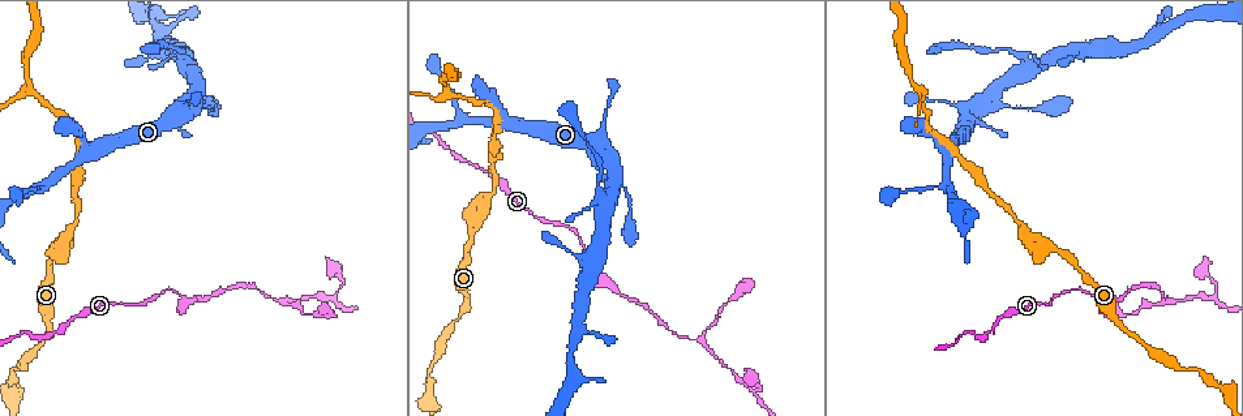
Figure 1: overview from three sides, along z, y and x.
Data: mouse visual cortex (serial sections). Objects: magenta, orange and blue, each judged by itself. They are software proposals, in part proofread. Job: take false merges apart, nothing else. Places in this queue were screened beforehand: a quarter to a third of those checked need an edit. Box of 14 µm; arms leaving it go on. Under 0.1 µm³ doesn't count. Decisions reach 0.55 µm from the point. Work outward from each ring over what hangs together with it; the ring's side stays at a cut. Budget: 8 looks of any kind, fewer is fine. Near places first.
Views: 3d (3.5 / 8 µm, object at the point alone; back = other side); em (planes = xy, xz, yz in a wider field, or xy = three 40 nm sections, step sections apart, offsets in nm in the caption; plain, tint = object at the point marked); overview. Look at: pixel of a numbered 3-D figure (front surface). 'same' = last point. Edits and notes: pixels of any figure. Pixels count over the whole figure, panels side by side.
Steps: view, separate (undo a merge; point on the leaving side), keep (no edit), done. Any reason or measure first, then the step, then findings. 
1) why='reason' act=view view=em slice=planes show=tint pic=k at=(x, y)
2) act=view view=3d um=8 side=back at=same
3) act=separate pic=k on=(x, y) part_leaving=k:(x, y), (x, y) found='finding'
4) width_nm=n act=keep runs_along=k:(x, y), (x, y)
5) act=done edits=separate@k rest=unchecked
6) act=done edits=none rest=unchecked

why='three arms meet' act=view view=3d um=8 pic=1 at=(1167, 300)

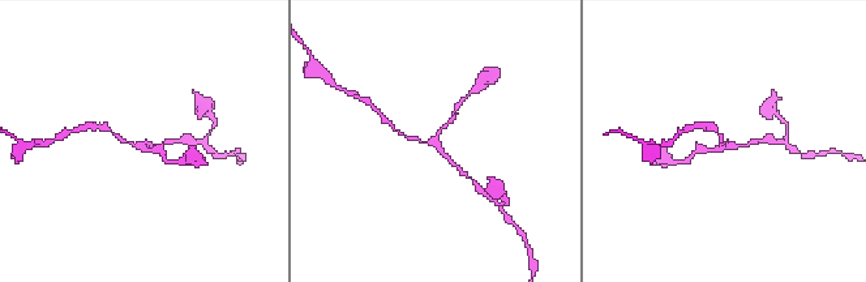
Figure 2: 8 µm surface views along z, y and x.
arms=3 arm_widths_nm=100,150,200 act=view view=em slice=xy step=2 show=tint pic=2 at=(431, 141)

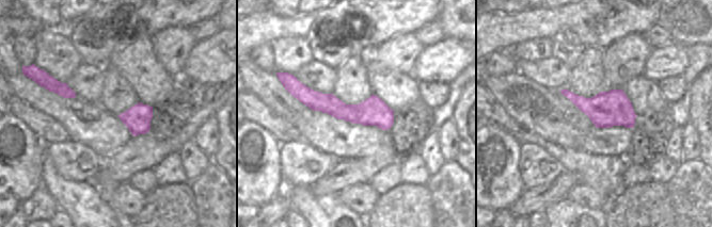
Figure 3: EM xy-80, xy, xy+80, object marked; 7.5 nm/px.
act=keep runs_along=2:(401, 133), (436, 144), (458, 169) found='continuous, no second cell'

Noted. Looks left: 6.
why='abrupt turn' act=view view=em slice=xy step=1 show=tint pic=1 at=(333, 297)

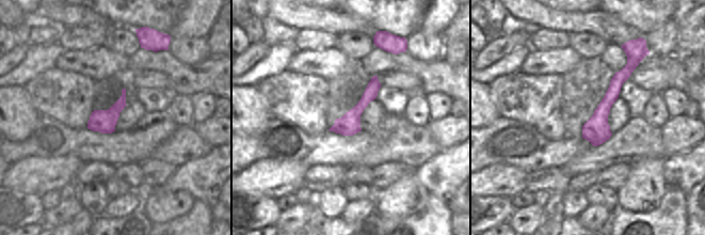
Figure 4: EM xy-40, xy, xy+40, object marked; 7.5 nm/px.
why='wider look' act=view view=3d um=3.5 at=same

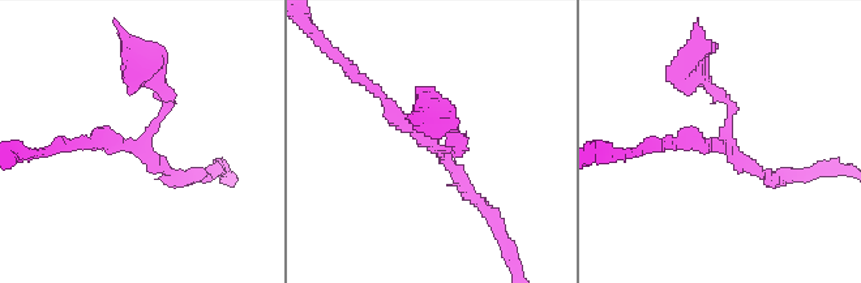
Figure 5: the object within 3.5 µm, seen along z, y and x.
width_nm=170 act=keep runs_along=5:(80, 141), (136, 145), (168, 104), (157, 73) found='one cell here'

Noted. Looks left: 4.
why='small branch off a trunk' act=view view=3d um=3.5 pic=1 at=(1026, 59)

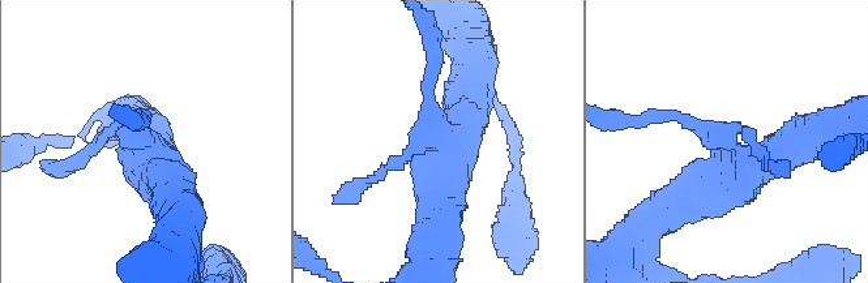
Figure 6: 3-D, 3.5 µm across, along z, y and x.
why='now the EM' act=view view=em slice=xy step=5 show=plain pic=6 at=(726, 149)

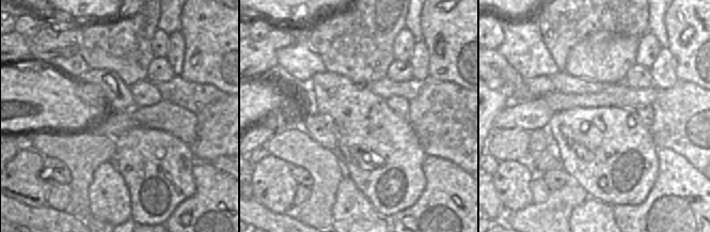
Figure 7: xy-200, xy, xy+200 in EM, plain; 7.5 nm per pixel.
act=view view=em slice=xy step=5 show=tint at=same

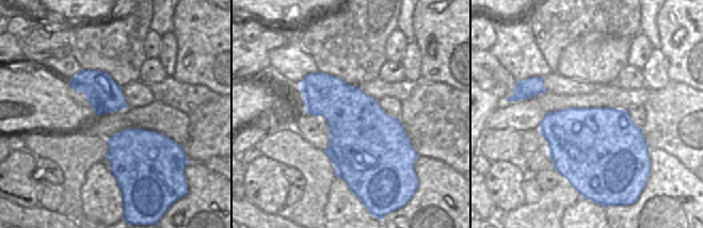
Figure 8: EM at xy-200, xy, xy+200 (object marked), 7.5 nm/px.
width_nm=550 act=separate pic=6 on=(427, 82) part_leaving=6:(436, 129), (428, 119), (432, 33) found='a second cell is stuck on'

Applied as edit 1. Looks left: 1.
act=done edits=separate@6 rest=unchecked

